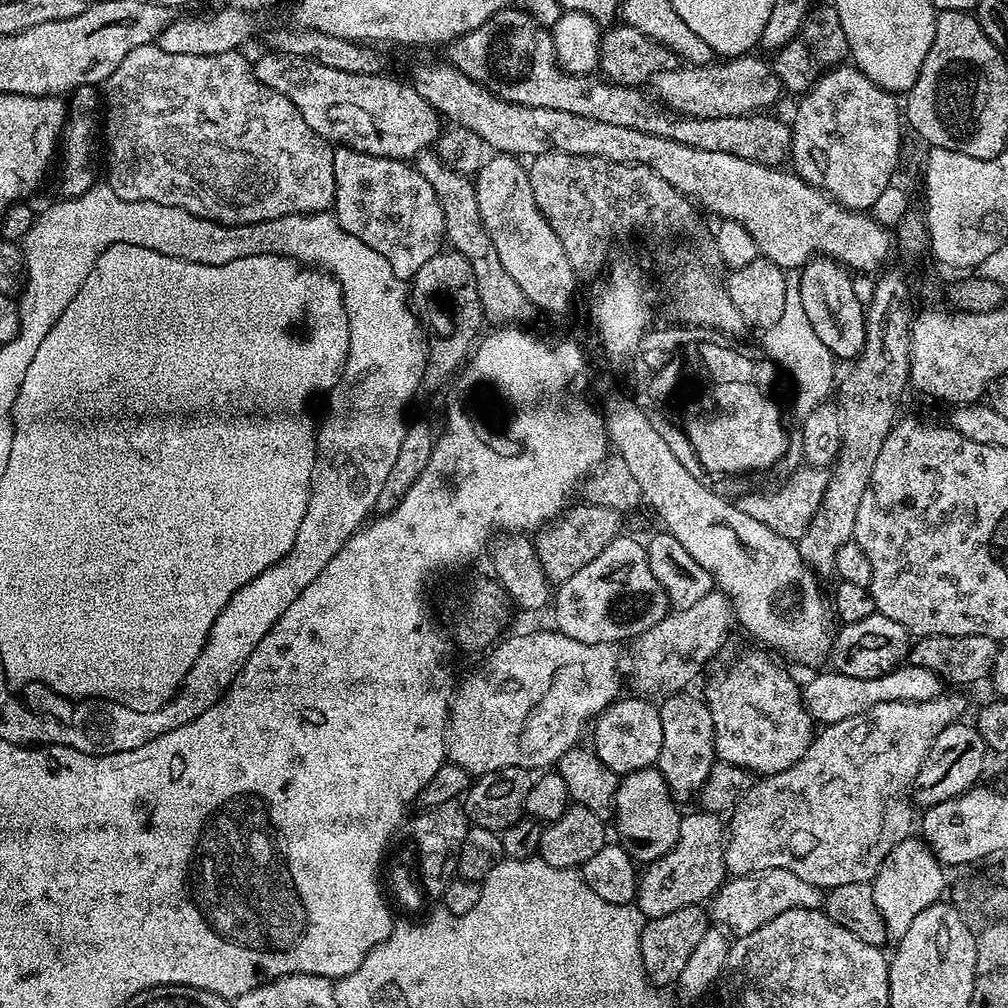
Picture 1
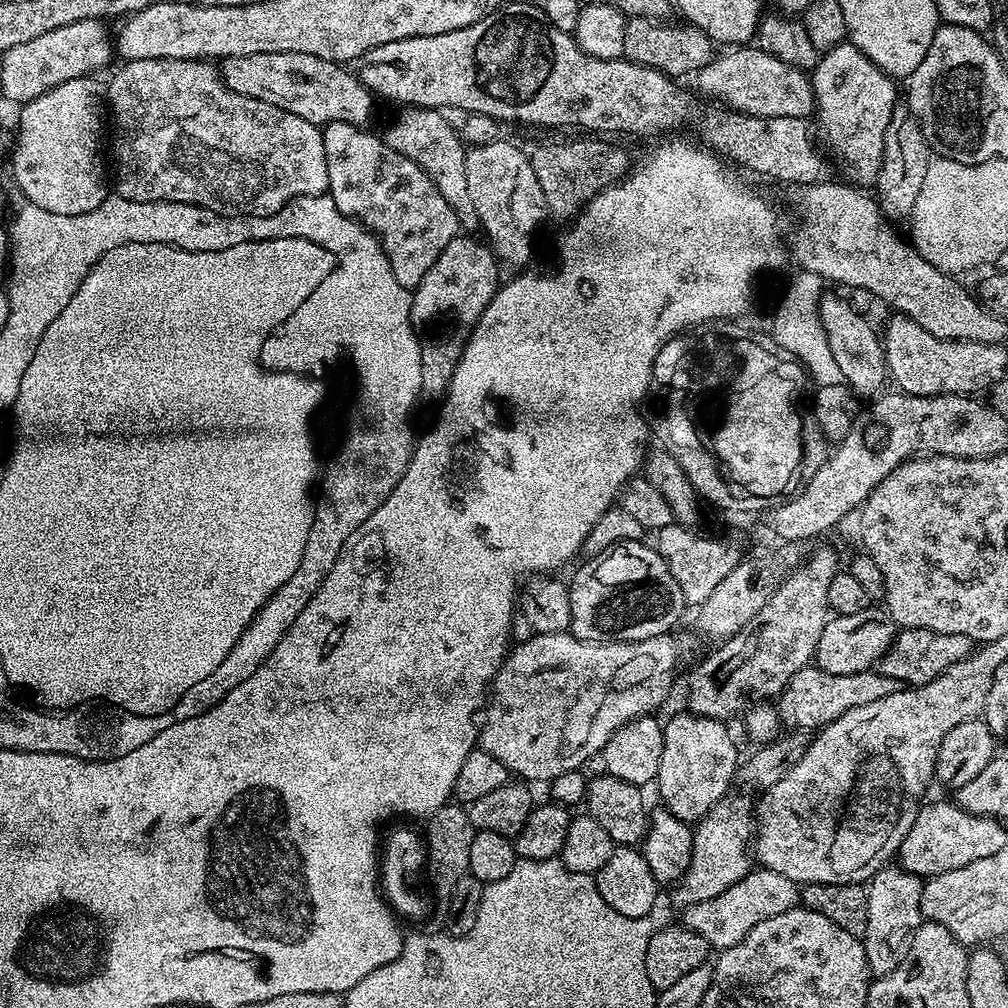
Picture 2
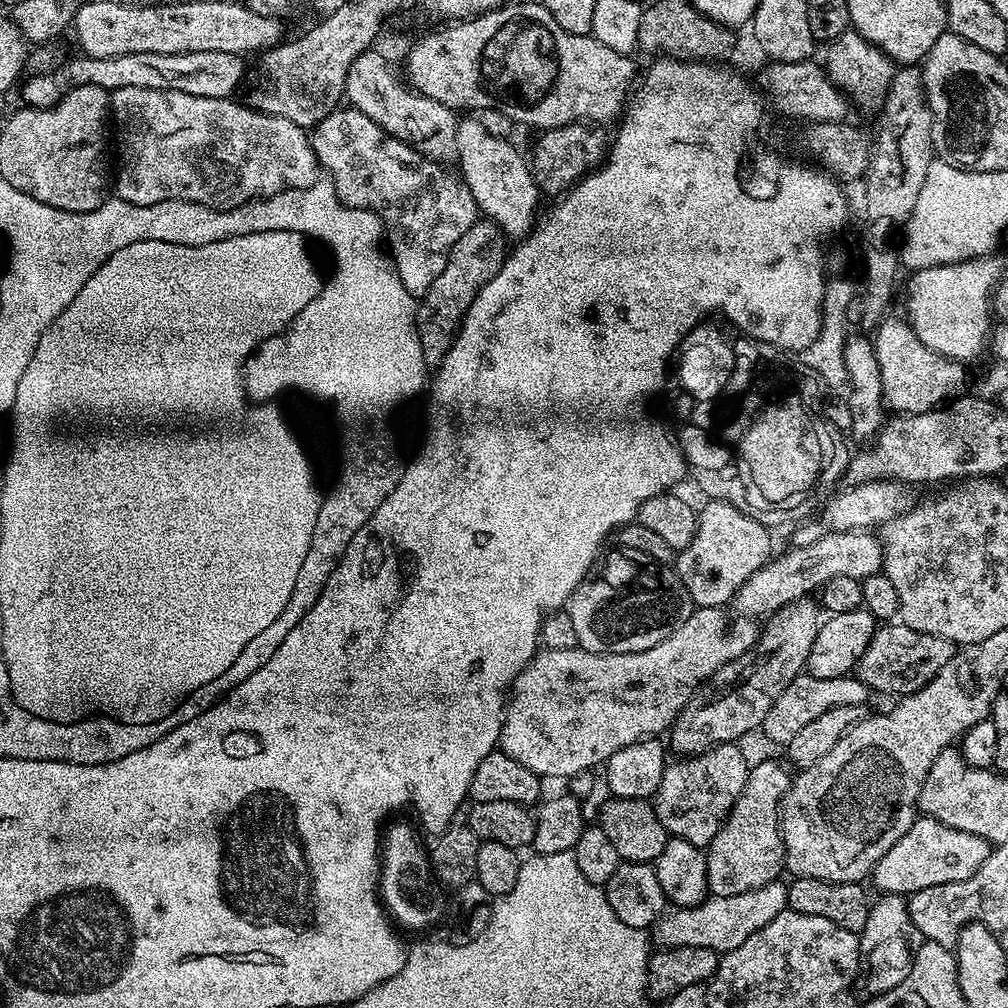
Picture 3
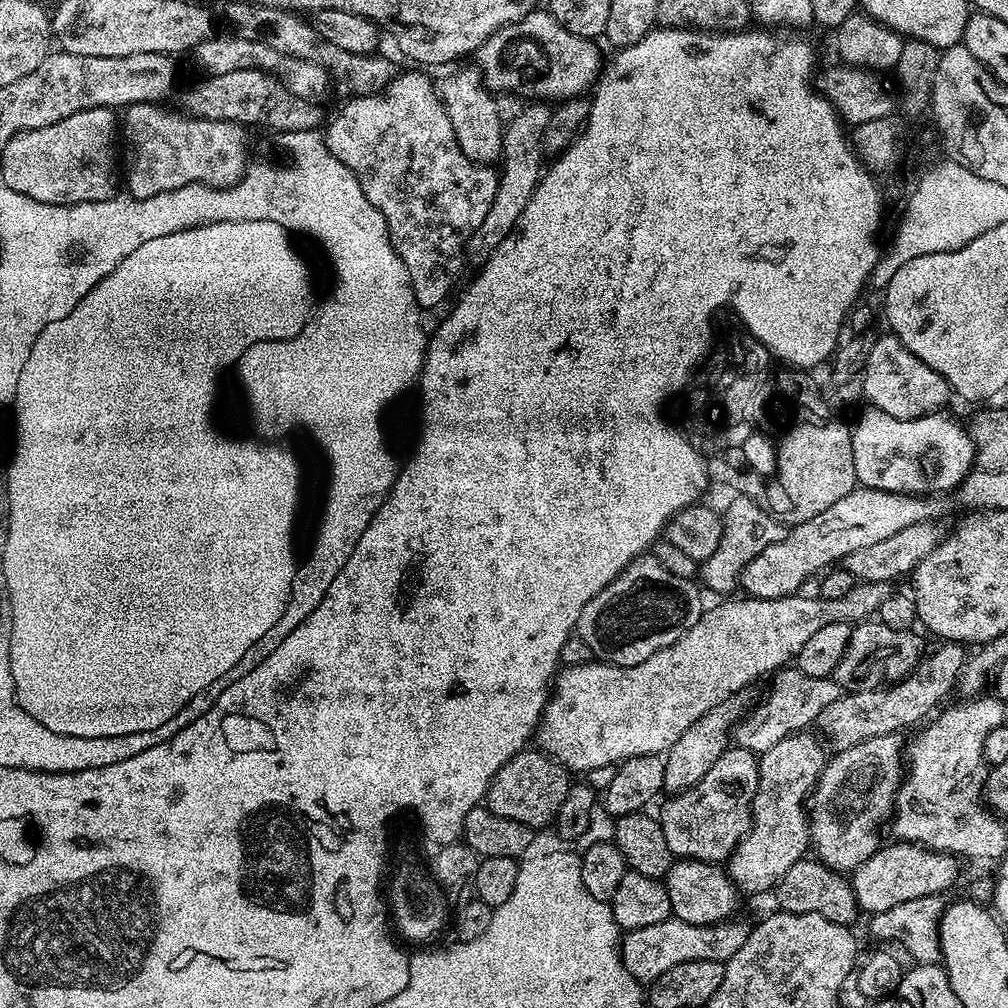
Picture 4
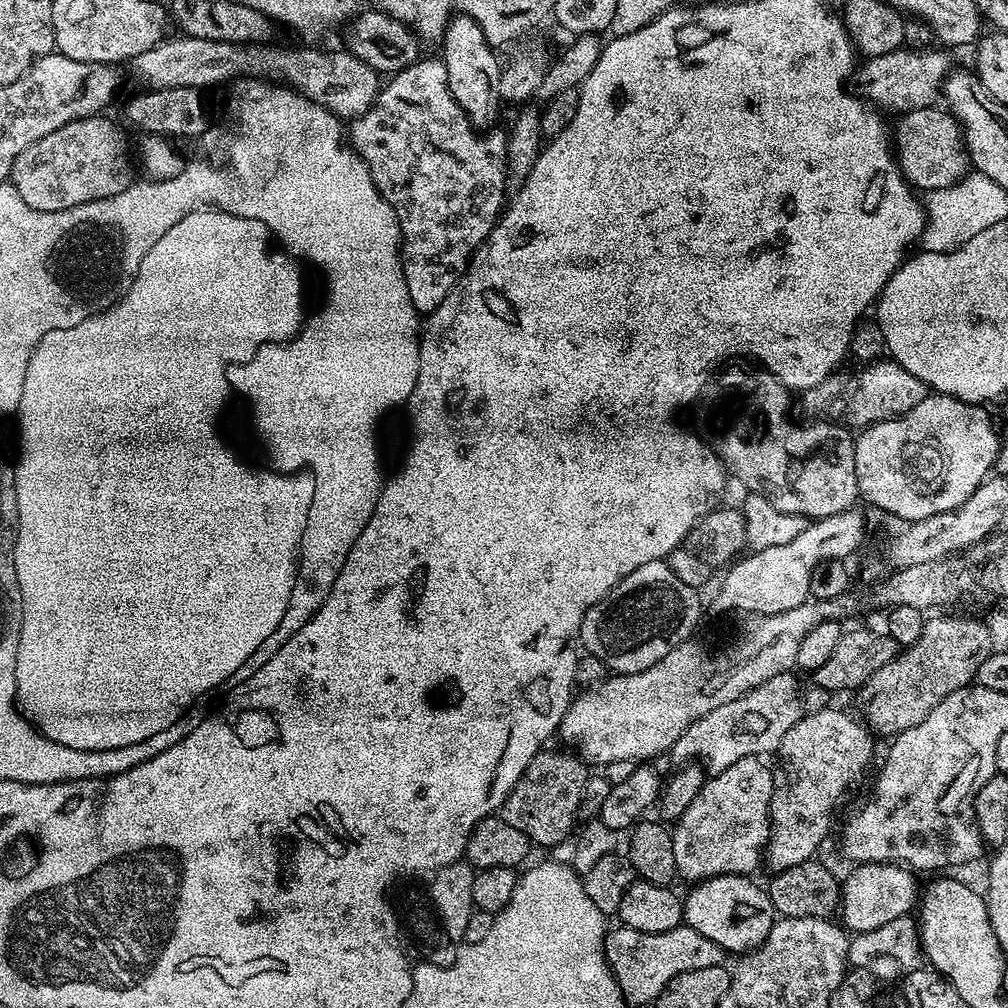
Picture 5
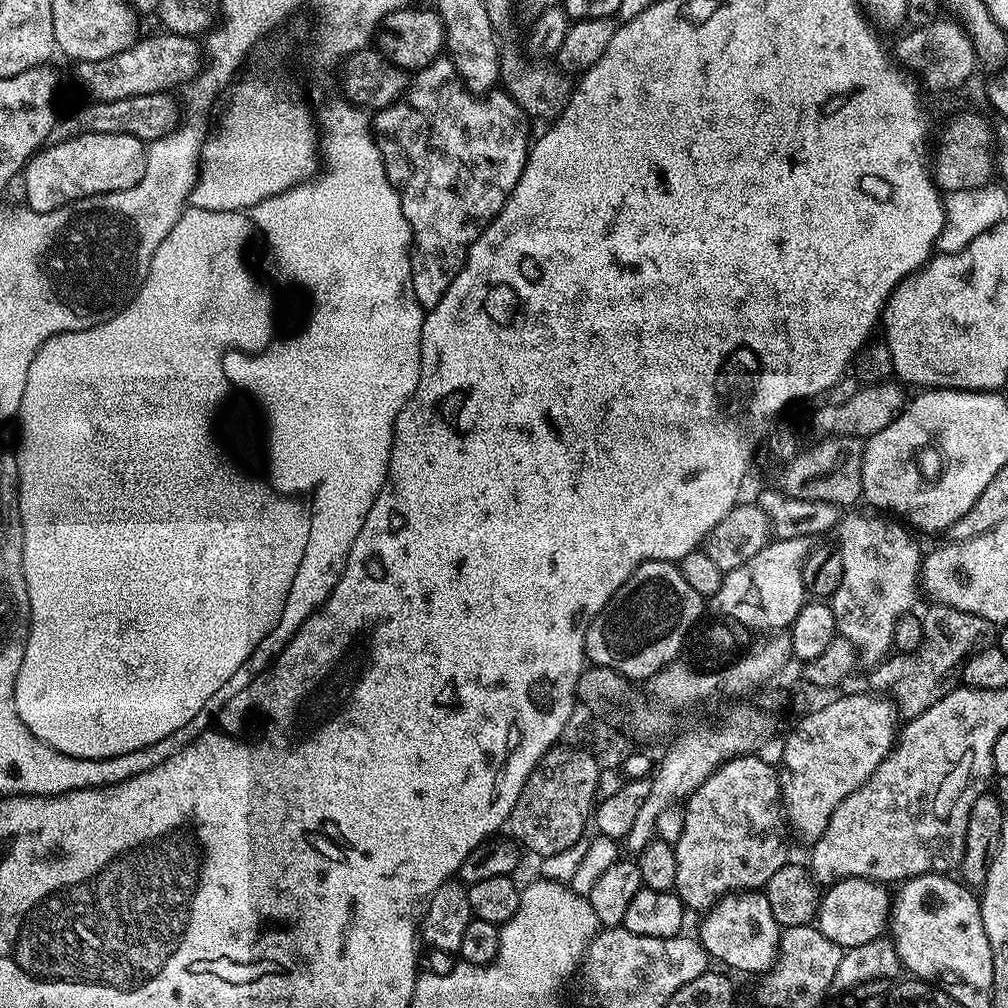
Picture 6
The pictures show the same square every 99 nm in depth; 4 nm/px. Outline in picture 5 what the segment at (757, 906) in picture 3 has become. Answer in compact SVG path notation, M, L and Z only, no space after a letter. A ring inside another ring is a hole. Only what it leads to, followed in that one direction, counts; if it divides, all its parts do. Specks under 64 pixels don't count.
M616 926L604 937L604 957L625 1000L629 1005L636 1006L651 1005L665 986L678 978L678 974L686 974L686 970L702 970L706 966L724 964L726 953L723 948L710 942L710 938L687 926L666 930L662 934L646 934L642 930Z

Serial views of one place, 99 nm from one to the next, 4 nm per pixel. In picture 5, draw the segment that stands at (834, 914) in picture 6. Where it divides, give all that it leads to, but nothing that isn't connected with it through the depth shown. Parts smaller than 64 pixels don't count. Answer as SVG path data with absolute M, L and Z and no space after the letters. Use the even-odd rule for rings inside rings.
M868 863L855 865L853 869L841 883L840 915L842 914L842 918L840 920L847 931L858 933L878 929L879 926L884 926L887 922L909 915L913 911L915 902L917 905L920 885L918 886L916 882L915 876L917 875L905 865Z

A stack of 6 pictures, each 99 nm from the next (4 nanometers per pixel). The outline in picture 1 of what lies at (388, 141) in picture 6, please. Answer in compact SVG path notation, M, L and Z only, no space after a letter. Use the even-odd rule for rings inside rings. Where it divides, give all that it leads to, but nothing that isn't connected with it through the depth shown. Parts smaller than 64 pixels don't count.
M340 146L334 151L334 186L334 215L342 230L350 233L358 242L366 242L370 250L378 250L378 254L390 262L390 270L394 270L399 280L411 281L418 270L441 251L446 240L442 206L438 206L438 198L430 182L426 182L426 178L422 178L411 163Z

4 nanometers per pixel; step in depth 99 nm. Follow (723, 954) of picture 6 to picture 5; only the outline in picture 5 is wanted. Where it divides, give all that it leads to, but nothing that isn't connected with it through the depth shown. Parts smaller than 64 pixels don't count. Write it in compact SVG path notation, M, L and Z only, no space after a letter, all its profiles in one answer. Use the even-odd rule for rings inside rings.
M726 874L693 883L688 896L683 897L684 924L710 938L710 942L728 954L743 954L757 948L772 929L774 913L767 891L761 885L759 888L752 879L751 875Z

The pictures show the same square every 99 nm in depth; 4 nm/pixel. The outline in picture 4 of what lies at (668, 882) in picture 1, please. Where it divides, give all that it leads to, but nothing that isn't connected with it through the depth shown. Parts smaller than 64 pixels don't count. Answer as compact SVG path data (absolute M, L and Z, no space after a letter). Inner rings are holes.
M811 731L794 732L791 736L782 738L778 746L770 746L770 750L759 753L758 763L760 765L760 777L758 778L758 790L752 803L752 829L742 842L737 846L735 852L726 861L728 877L736 883L741 893L764 892L775 889L780 876L794 866L794 862L805 859L810 848L810 837L808 834L808 797L816 786L816 779L826 763L824 756L825 741L819 735L811 736Z

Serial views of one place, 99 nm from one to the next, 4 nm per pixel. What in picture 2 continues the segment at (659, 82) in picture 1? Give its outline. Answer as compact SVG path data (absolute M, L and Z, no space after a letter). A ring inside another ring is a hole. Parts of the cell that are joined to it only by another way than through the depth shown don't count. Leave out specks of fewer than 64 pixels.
M736 46L725 56L713 55L712 61L702 70L695 73L694 80L700 87L701 97L709 96L709 101L719 102L723 107L742 112L746 116L765 116L766 118L808 118L813 115L816 107L816 95L812 89L809 73L802 68L786 66L786 62L778 62L770 54L766 54L758 46Z

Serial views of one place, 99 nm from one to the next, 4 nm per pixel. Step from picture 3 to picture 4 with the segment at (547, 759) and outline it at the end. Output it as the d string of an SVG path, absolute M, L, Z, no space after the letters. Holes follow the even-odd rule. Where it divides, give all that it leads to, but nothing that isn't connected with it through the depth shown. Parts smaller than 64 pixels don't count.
M867 582L857 583L856 587L850 590L850 594L846 594L846 598L826 598L823 600L819 594L812 596L802 596L803 594L795 594L790 596L774 597L772 599L744 598L746 600L728 600L732 598L724 598L721 604L716 604L707 609L700 621L692 627L682 638L678 638L678 642L674 642L670 646L666 646L662 650L658 650L658 654L650 654L650 658L646 658L646 662L642 662L633 668L623 668L617 664L605 664L603 662L591 662L588 664L574 665L565 667L563 671L557 675L554 681L554 691L551 693L548 705L544 707L544 715L540 717L540 726L534 733L534 740L539 751L549 755L553 760L564 765L565 768L573 773L580 772L586 774L595 767L610 766L611 764L619 765L621 762L634 758L635 756L660 756L667 754L670 746L674 746L674 742L678 742L678 738L682 738L682 734L686 734L686 730L690 730L690 726L694 722L698 722L698 718L702 718L713 708L719 704L731 701L735 692L743 690L747 684L755 682L759 676L767 677L769 674L775 673L777 670L791 665L795 661L796 655L802 650L802 646L806 646L806 642L811 638L817 630L822 630L822 626L830 626L834 622L842 622L849 626L855 626L869 618L875 617L879 610L881 602L893 595L894 588L891 583L887 584L870 584Z

